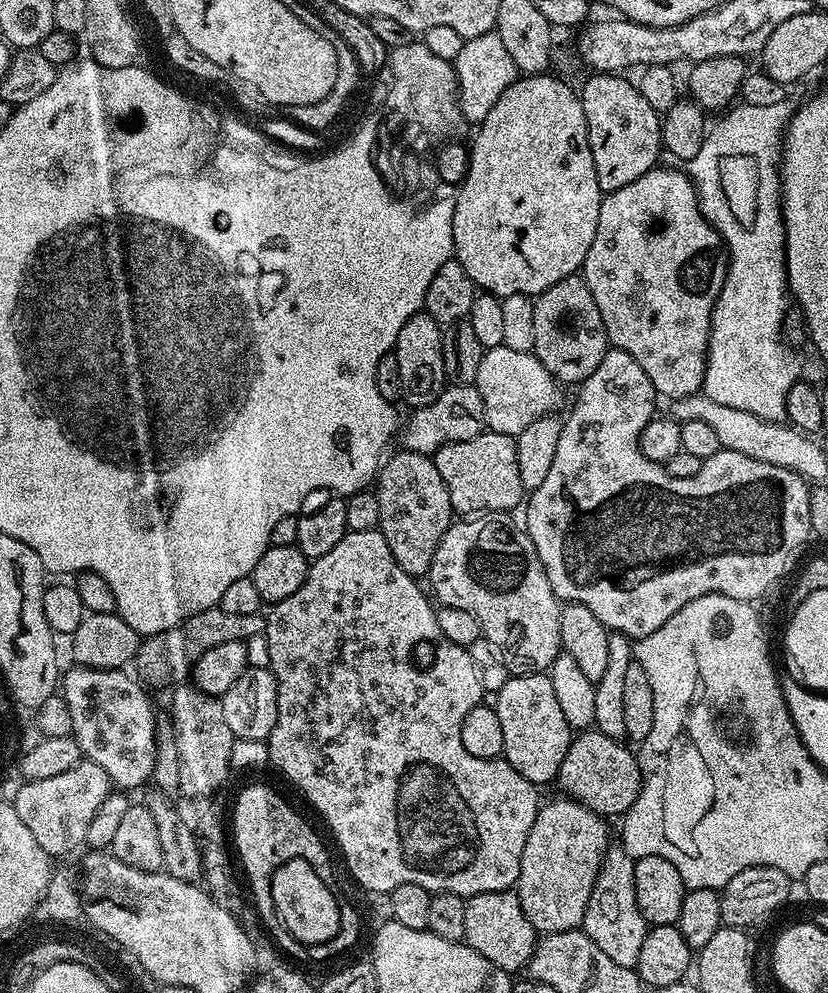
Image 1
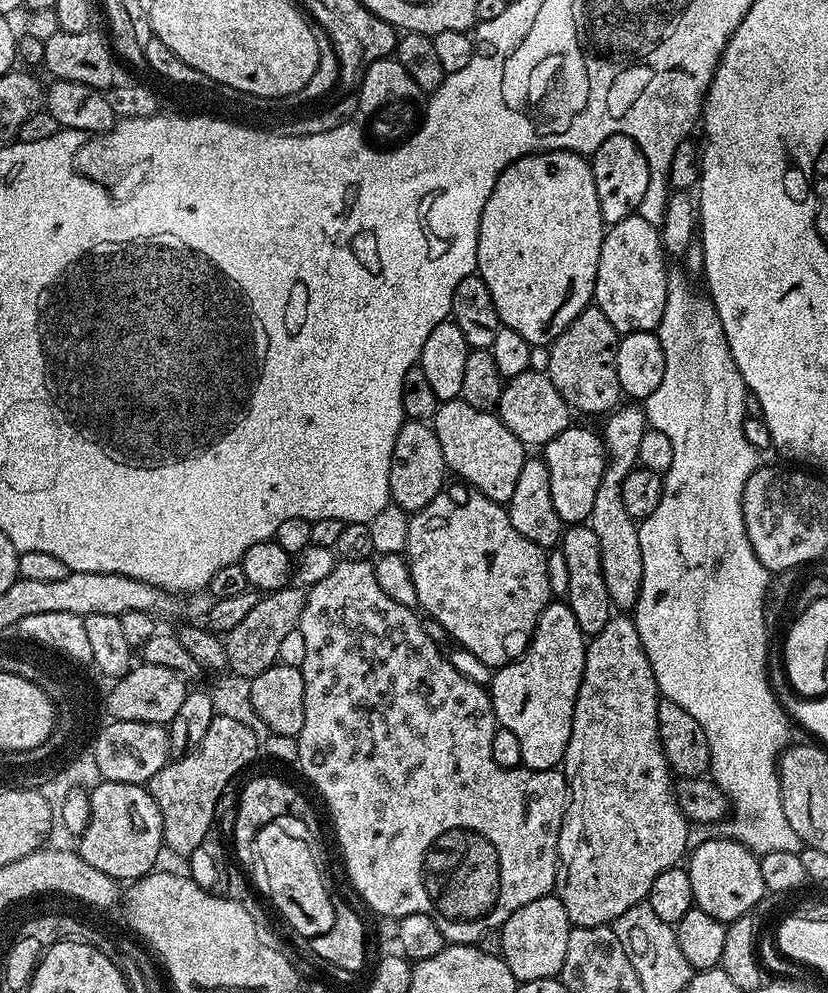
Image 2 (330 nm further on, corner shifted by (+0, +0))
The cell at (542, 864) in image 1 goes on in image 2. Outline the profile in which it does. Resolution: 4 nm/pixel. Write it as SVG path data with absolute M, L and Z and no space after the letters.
M613 614L606 622L606 627L587 641L584 650L584 673L578 690L578 698L574 702L570 742L566 746L562 765L562 771L570 781L570 791L568 808L564 811L564 821L558 838L558 858L560 862L556 866L554 892L555 895L559 896L562 906L566 906L568 921L577 928L602 926L603 924L611 925L622 914L626 914L626 910L630 910L630 906L645 903L650 890L654 886L654 878L658 878L658 874L662 874L666 870L677 867L689 851L690 821L682 814L680 804L676 801L674 773L666 762L658 734L658 706L661 699L660 687L656 684L654 678L654 670L650 670L650 658L646 658L642 638L638 638L635 619L628 614Z

